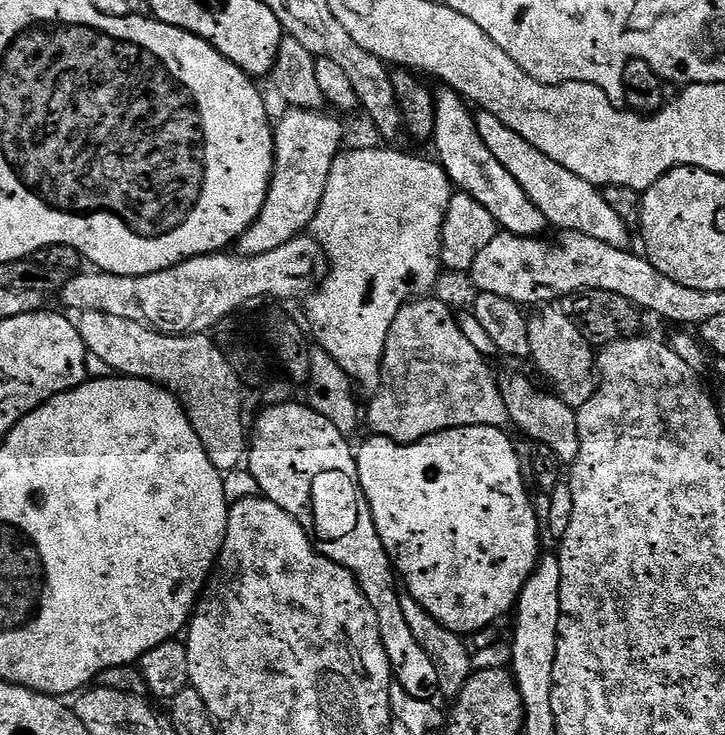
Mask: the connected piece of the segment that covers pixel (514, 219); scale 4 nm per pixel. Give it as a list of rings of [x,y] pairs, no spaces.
[[[441,87],[439,91],[434,96],[436,101],[436,125],[432,135],[434,145],[436,144],[434,156],[446,170],[453,185],[470,198],[474,198],[474,202],[486,206],[486,210],[503,231],[515,236],[543,237],[544,228],[549,227],[548,219],[544,217],[542,210],[538,210],[538,206],[534,206],[534,202],[530,202],[526,190],[522,190],[522,186],[514,182],[514,178],[498,162],[498,158],[494,158],[490,150],[486,150],[476,129],[473,109],[453,88]]]

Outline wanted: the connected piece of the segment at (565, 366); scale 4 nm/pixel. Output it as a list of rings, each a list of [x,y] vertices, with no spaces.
[[[540,310],[537,316],[527,317],[528,356],[536,363],[537,370],[552,383],[551,391],[566,402],[566,406],[579,410],[592,396],[597,353],[563,311],[548,311],[552,310]]]

